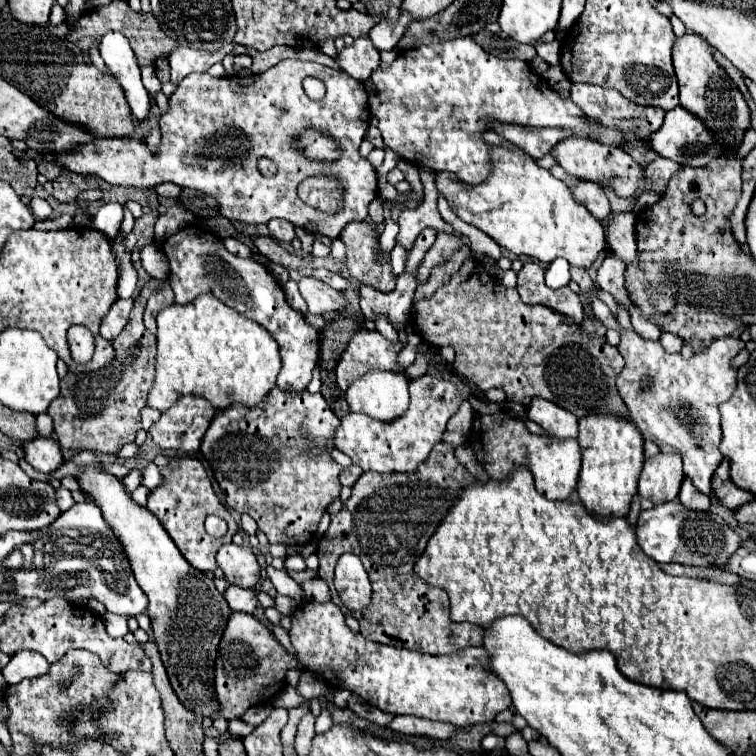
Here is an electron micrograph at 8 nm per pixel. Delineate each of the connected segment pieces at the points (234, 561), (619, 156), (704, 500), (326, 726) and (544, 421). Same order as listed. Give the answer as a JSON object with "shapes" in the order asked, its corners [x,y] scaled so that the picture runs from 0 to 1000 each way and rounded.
{"shapes":[[[[310,718],[296,721],[291,724],[286,739],[304,774],[333,779],[344,769],[341,739],[328,724],[315,724]]],[[[772,181],[746,184],[730,197],[730,205],[738,213],[738,218],[746,221],[749,229],[754,229],[770,239],[791,242],[794,247],[807,247],[823,263],[839,263],[841,253],[844,253],[844,242],[852,237],[852,224],[828,200],[796,192],[783,184],[772,184]]],[[[907,631],[905,639],[902,639],[902,647],[899,647],[897,660],[899,660],[899,665],[902,665],[905,671],[910,671],[910,673],[937,676],[937,671],[939,671],[939,660],[937,660],[931,652],[926,652],[926,649],[915,642],[915,636],[910,636],[910,631]]],[[[426,935],[423,946],[418,950],[417,968],[418,971],[426,971],[434,967],[440,960],[440,954],[437,942]]],[[[706,525],[696,541],[696,552],[712,560],[725,575],[735,575],[735,578],[765,575],[765,554],[725,528]]]]}

